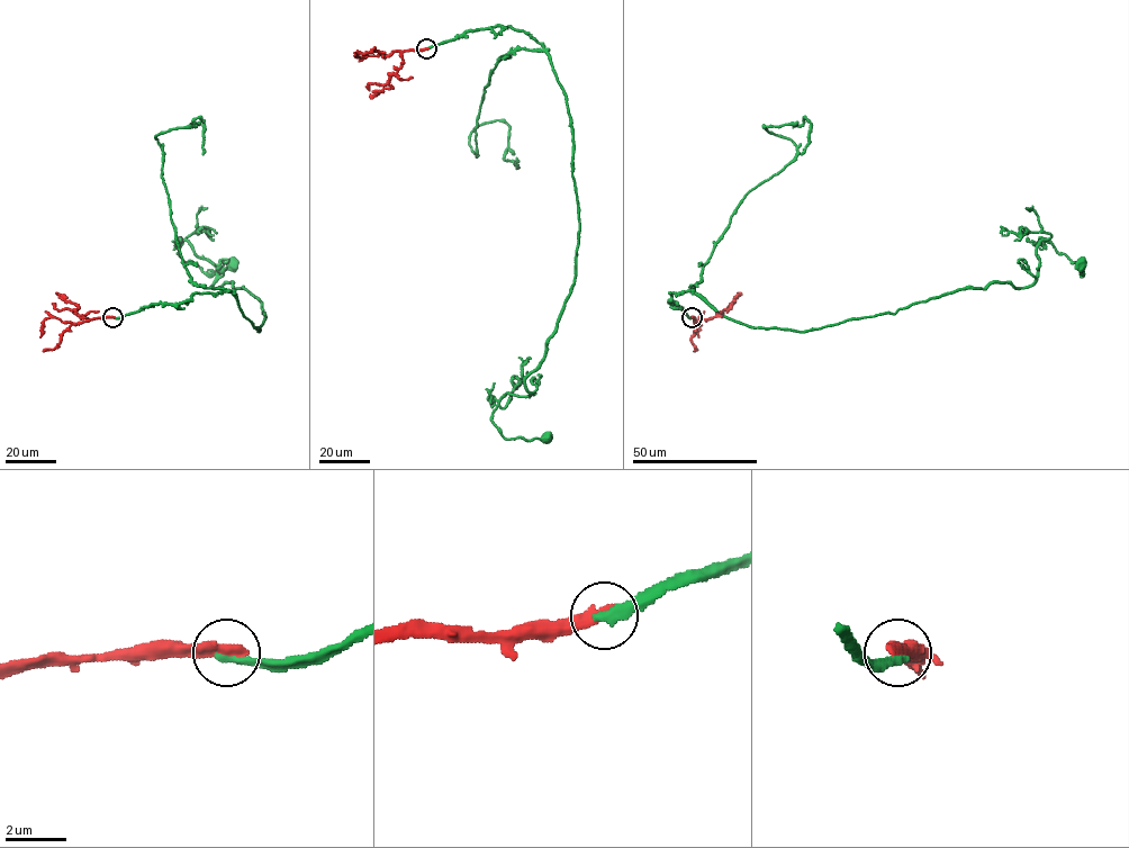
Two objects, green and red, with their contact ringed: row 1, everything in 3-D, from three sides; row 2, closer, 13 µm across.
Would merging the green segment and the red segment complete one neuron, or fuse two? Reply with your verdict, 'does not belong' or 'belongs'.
does not belong

